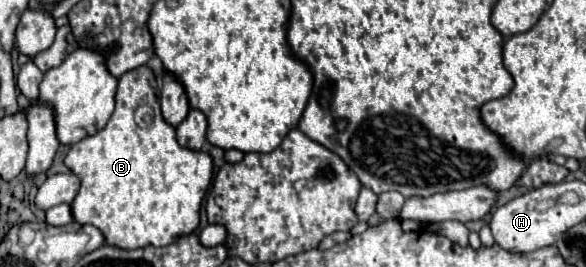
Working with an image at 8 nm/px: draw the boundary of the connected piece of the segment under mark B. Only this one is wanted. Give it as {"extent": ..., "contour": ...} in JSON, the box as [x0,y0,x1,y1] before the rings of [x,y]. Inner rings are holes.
{"extent":[65,66,213,250],"contour":[[[147,66],[129,70],[119,78],[117,106],[107,126],[97,134],[87,136],[77,144],[71,144],[65,156],[65,164],[71,168],[73,174],[81,178],[81,190],[71,204],[75,222],[97,226],[105,234],[107,244],[119,246],[125,250],[143,248],[143,246],[167,246],[177,236],[191,234],[199,226],[201,202],[213,178],[213,158],[209,154],[201,150],[181,148],[177,144],[175,128],[165,122],[159,110],[157,78],[153,70]],[[141,104],[147,104],[155,110],[155,120],[147,128],[139,128],[133,120],[133,114]]]}

